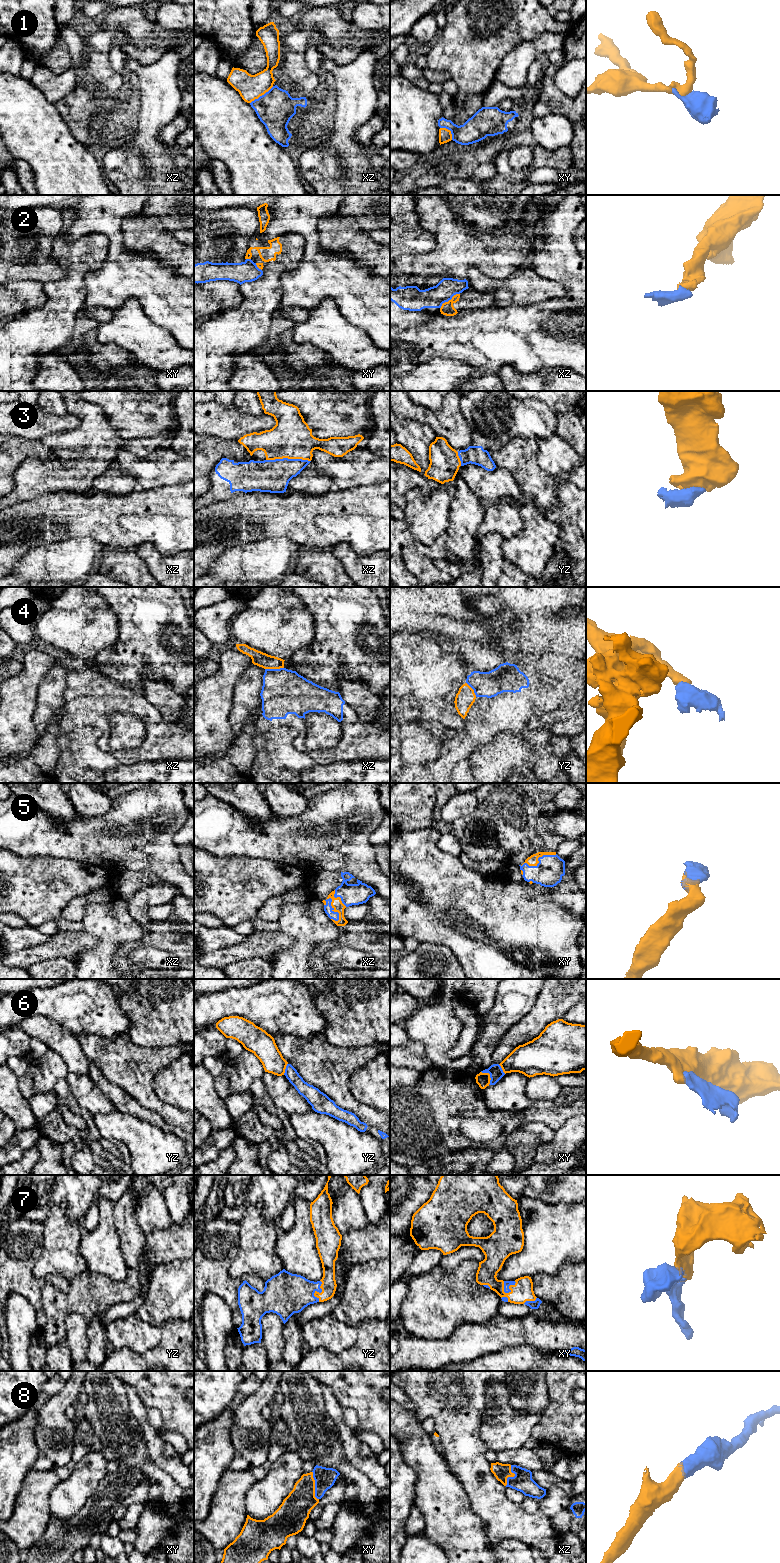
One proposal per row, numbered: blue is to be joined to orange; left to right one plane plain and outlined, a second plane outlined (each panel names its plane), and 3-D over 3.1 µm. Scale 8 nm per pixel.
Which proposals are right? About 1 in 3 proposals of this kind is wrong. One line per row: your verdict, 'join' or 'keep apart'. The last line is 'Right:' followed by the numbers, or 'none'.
1: keep apart
2: keep apart
3: join
4: keep apart
5: join
6: keep apart
7: join
8: join
Right: 3, 5, 7, 8

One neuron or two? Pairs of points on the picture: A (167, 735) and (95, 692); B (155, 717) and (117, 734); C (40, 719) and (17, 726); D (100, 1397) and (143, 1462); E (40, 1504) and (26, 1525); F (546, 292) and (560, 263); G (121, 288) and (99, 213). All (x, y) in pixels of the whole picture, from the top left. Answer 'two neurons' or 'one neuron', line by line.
A: one neuron
B: two neurons
C: two neurons
D: one neuron
E: one neuron
F: two neurons
G: one neuron

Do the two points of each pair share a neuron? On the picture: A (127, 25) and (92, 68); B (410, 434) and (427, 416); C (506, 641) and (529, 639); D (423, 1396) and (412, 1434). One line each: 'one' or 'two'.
A: one
B: two
C: two
D: two

